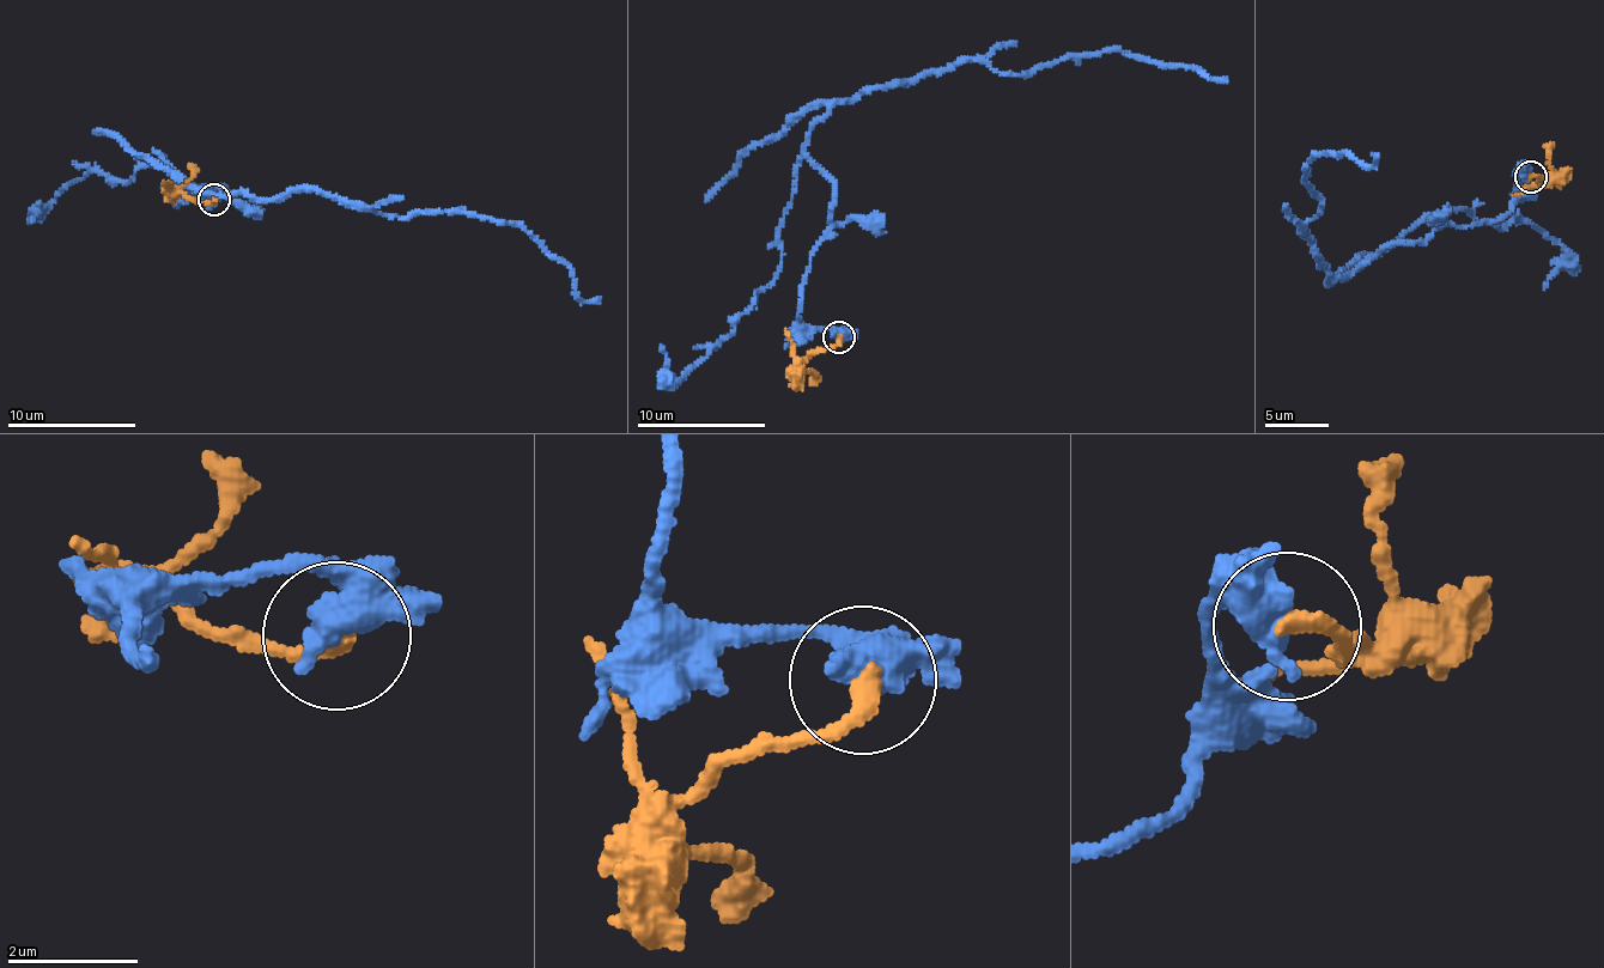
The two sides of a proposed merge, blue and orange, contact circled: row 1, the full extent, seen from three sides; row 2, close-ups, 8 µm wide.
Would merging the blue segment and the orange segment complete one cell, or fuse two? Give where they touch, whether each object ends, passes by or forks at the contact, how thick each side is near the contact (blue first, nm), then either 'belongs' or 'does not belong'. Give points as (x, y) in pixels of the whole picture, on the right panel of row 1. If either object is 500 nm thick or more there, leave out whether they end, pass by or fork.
at (1531, 177); 650 nm thick on the blue side, 280 nm on the other; does not belong

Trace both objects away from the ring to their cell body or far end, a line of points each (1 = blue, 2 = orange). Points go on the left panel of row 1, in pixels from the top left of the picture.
1: (213, 199), (174, 201), (211, 205), (194, 184), (310, 189), (512, 223), (600, 297)
2: (213, 199), (210, 204), (176, 193), (163, 181)

